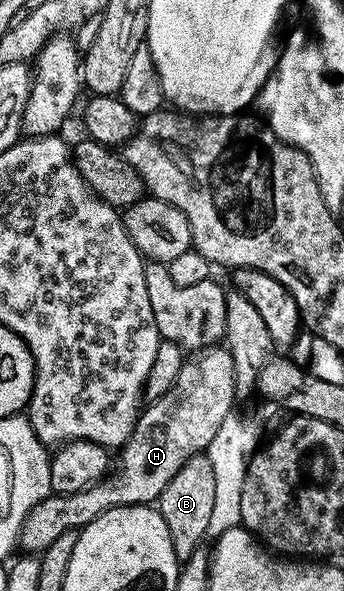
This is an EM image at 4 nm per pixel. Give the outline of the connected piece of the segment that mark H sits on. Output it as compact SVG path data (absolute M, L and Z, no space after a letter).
M213 346L189 355L182 370L178 370L178 378L174 378L174 386L141 411L130 438L119 449L120 469L80 492L65 496L53 494L38 502L38 506L26 514L20 527L19 551L39 554L66 530L79 532L106 510L127 504L151 505L159 501L162 490L170 486L170 478L186 466L188 459L207 453L214 434L234 412L232 400L236 397L234 362L227 347Z

